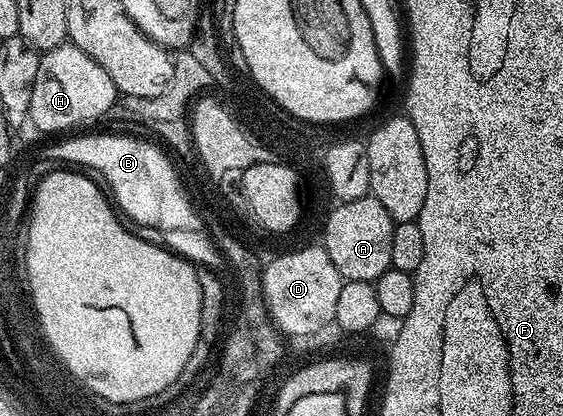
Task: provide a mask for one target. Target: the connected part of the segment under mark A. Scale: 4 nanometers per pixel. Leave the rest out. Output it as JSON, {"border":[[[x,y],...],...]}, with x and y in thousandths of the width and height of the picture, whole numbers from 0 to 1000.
{"border":[[[661,471],[634,476],[615,495],[599,495],[599,517],[581,512],[570,589],[577,591],[597,654],[616,678],[666,678],[684,649],[694,647],[696,558],[703,536],[682,510],[682,490]]]}

